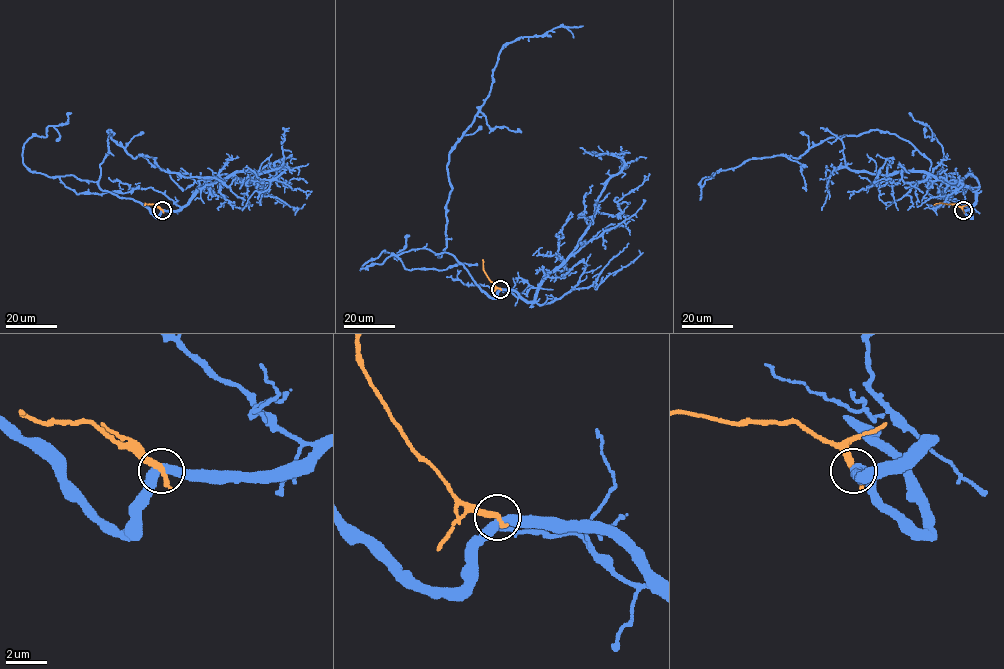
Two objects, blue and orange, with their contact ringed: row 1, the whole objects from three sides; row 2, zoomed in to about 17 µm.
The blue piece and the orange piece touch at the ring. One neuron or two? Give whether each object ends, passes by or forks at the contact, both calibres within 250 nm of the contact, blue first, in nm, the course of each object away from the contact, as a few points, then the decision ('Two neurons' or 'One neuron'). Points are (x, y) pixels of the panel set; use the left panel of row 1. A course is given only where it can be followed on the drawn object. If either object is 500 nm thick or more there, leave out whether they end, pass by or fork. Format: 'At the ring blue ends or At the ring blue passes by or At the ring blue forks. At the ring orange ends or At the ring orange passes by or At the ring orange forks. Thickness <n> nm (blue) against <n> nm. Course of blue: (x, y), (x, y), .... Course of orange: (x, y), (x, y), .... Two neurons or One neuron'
At the ring blue passes by. At the ring orange ends. Thickness 420 nm (blue) against 340 nm. Course of blue: (162, 210), (156, 218), (98, 185), (108, 131), (133, 158), (219, 179), (245, 200). Course of orange: (162, 210), (153, 204), (144, 205). Two neurons

